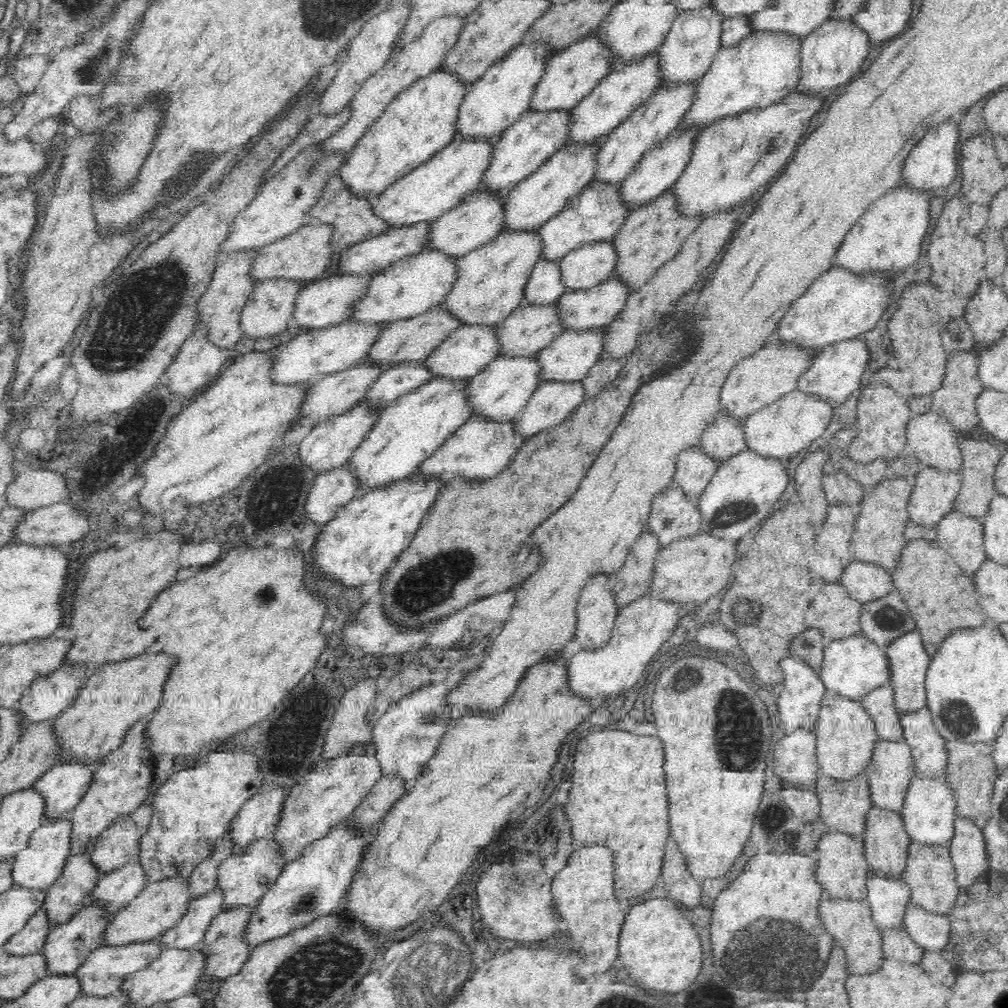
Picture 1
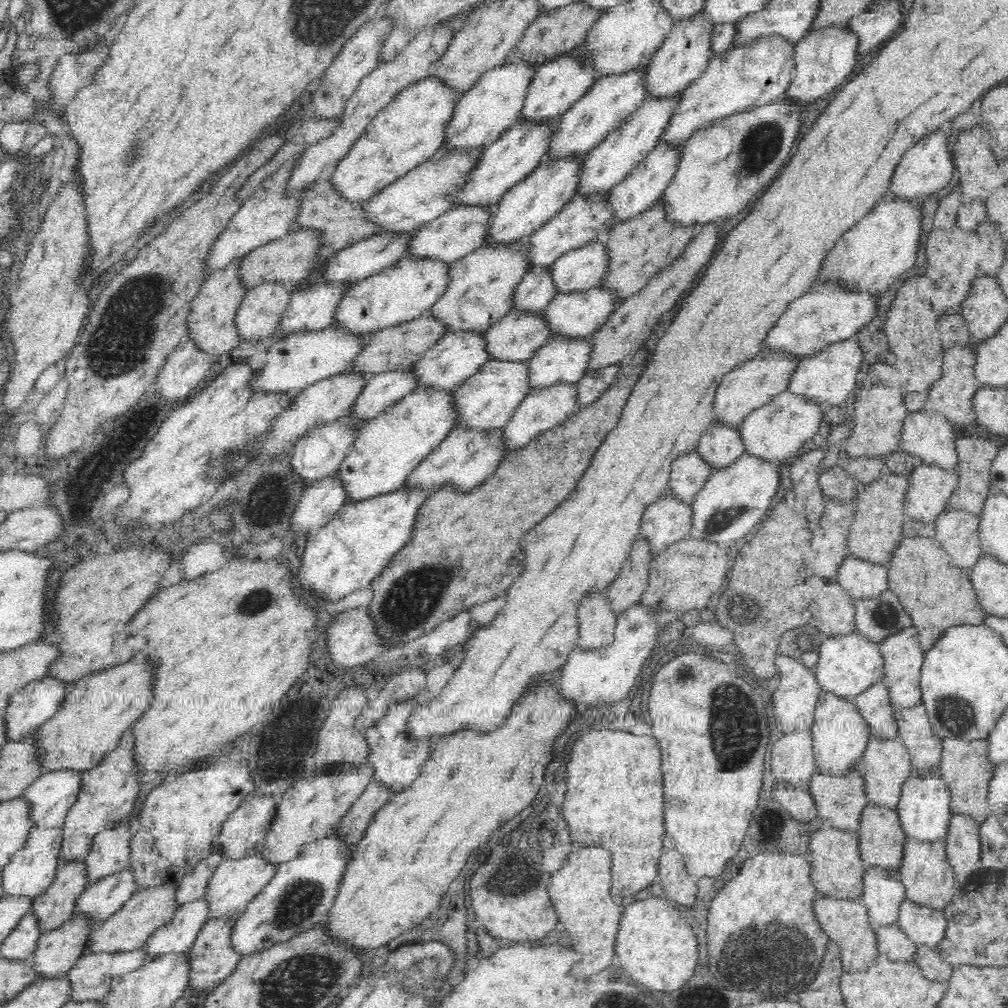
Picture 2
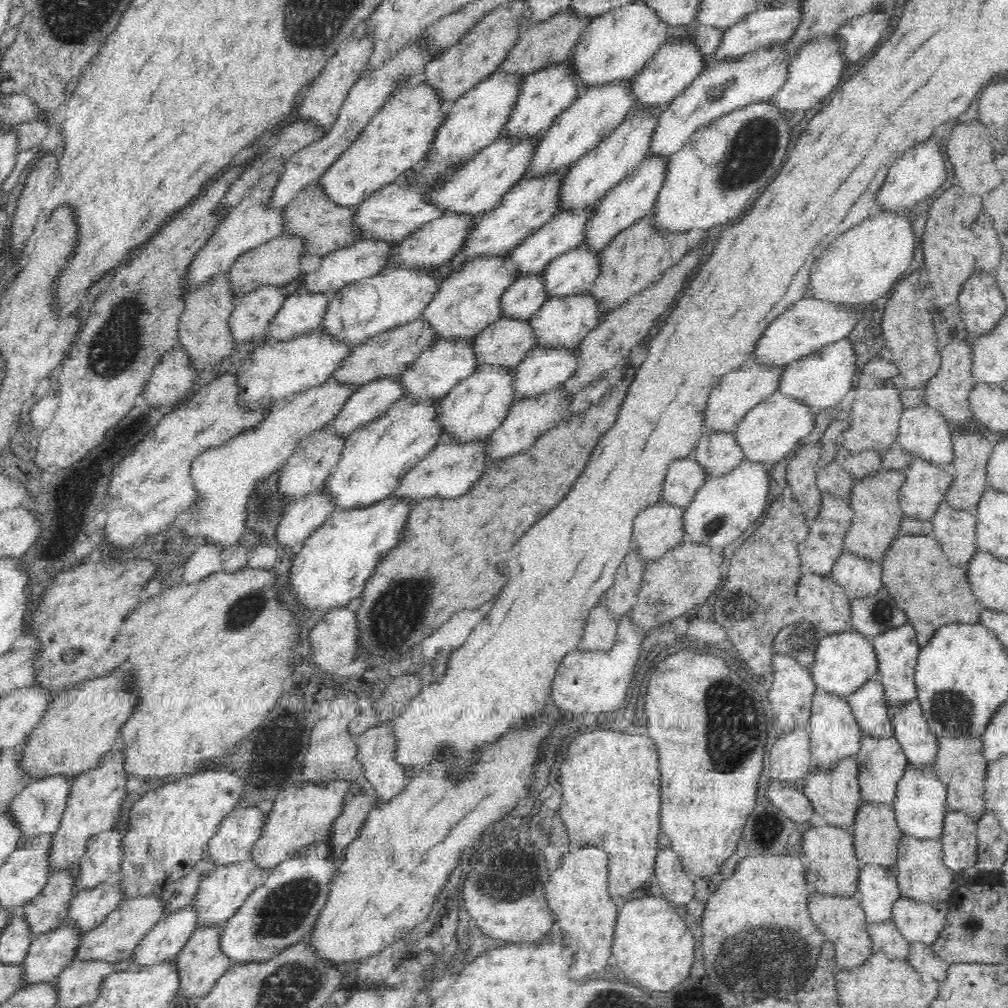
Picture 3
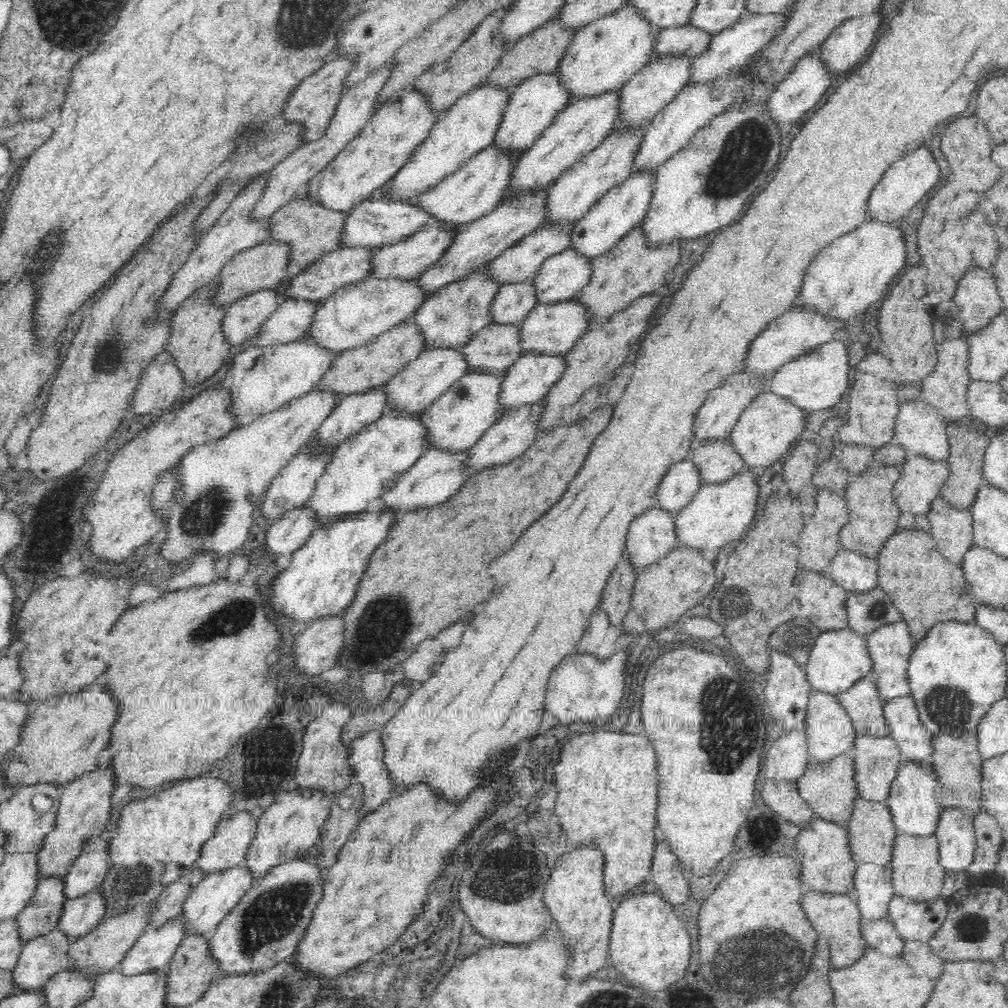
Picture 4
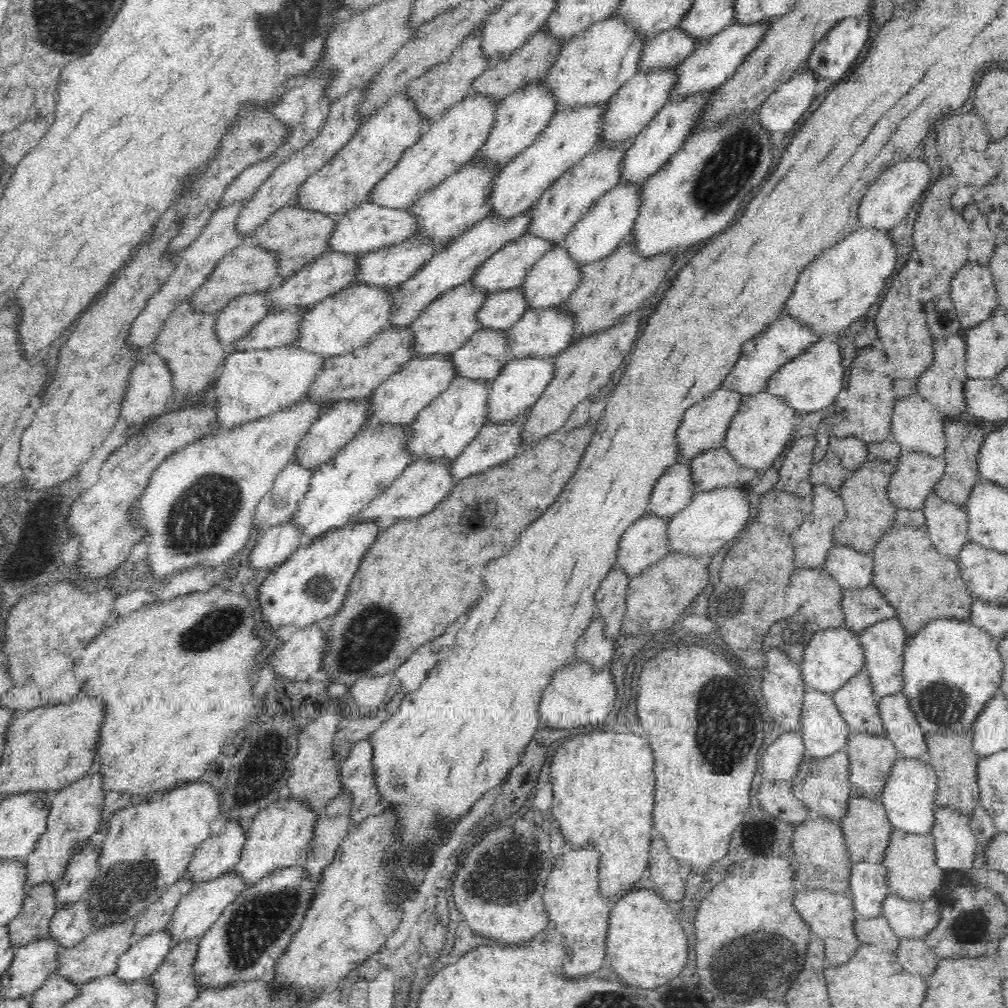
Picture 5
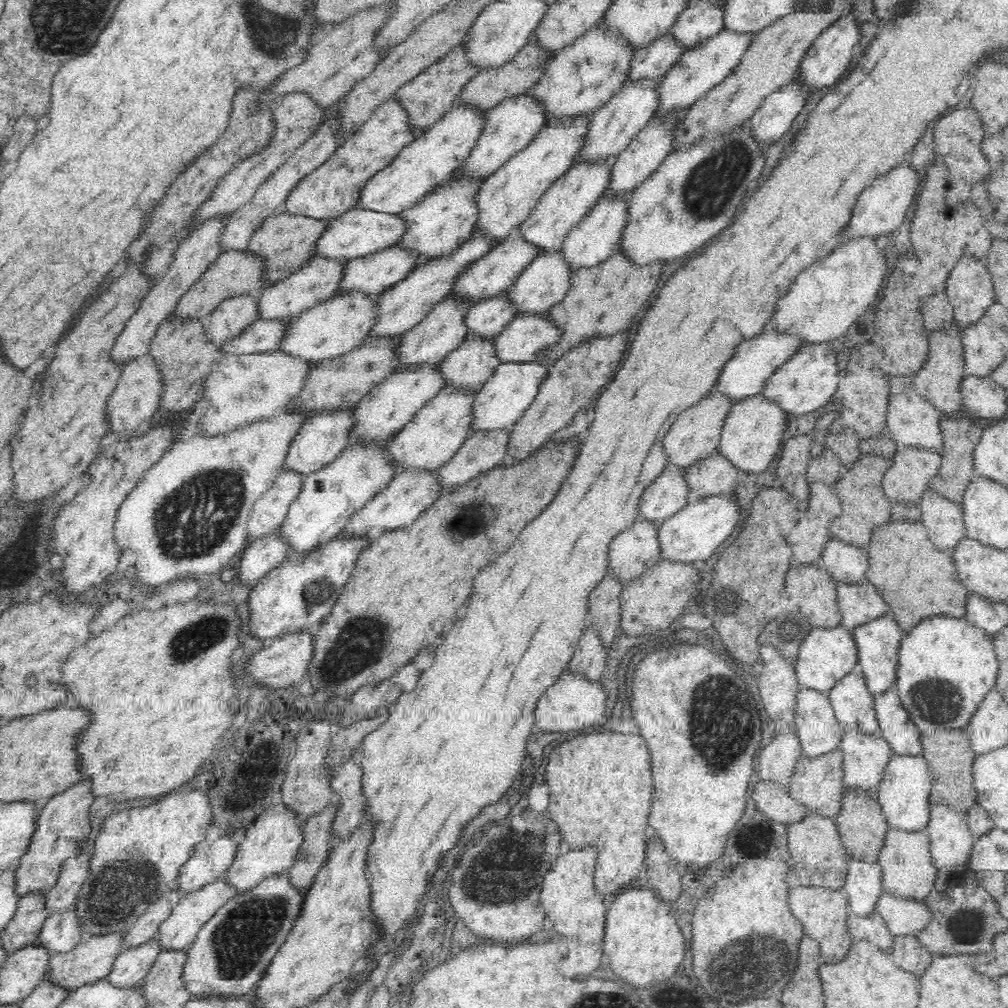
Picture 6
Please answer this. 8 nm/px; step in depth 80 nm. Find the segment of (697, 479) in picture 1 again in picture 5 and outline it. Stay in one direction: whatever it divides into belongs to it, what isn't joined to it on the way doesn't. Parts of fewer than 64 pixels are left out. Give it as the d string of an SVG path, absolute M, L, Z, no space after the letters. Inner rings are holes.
M680 462L669 466L652 487L645 514L668 519L691 501L695 486L689 477L688 463Z

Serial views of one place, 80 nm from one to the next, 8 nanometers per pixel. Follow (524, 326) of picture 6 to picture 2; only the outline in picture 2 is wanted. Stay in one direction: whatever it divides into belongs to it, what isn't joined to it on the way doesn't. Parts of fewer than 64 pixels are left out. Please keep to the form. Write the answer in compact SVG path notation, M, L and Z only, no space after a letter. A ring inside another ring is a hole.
M599 287L576 293L556 293L554 298L548 302L548 306L540 312L540 317L543 318L550 339L563 337L576 341L582 340L582 338L587 339L589 335L596 332L618 305L611 292L601 290Z

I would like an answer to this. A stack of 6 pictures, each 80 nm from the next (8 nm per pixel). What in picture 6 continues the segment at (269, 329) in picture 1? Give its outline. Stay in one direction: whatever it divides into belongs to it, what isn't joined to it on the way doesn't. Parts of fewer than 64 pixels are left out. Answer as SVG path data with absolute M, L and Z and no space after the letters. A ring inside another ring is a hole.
M250 294L236 295L224 300L203 319L207 340L220 346L258 320L257 312L256 299Z

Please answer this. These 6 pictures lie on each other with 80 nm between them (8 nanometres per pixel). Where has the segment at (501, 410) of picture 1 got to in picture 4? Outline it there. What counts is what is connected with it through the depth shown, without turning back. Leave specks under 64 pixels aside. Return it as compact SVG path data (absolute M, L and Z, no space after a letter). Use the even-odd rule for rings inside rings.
M468 373L421 411L418 417L425 430L425 450L435 449L449 454L460 454L472 448L484 431L498 420L497 394L500 381L500 376Z

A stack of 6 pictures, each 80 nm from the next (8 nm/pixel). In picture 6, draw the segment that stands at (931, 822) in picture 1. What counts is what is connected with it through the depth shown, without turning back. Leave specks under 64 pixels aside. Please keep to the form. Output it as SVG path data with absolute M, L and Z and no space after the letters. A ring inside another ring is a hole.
M922 754L916 756L896 755L888 759L879 789L873 794L880 804L887 824L902 831L924 831L929 819L931 782L927 760Z

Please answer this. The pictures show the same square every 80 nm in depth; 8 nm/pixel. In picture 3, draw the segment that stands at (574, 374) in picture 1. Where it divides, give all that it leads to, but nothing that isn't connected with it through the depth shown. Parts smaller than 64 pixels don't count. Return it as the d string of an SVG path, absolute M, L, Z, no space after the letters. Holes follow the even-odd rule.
M533 347L513 367L513 402L538 398L561 385L575 369L575 349Z

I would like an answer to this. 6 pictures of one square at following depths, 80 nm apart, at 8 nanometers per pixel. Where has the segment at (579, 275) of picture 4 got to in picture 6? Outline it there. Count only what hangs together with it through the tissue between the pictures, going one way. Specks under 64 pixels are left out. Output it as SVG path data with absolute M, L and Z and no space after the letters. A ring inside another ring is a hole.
M561 251L541 253L524 266L514 282L502 291L500 296L504 298L505 302L509 303L510 307L516 309L516 314L544 314L550 307L565 298L570 286L569 278L572 274L573 272L570 271L569 266L563 259Z

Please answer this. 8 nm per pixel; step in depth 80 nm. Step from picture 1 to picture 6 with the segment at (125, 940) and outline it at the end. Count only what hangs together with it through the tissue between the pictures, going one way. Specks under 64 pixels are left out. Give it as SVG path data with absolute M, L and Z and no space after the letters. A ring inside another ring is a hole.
M113 933L104 937L91 937L87 941L80 941L72 950L62 954L52 954L48 959L47 969L43 972L42 981L59 986L66 992L78 990L82 986L88 986L106 979L110 974L115 956L120 954L121 939L124 933Z

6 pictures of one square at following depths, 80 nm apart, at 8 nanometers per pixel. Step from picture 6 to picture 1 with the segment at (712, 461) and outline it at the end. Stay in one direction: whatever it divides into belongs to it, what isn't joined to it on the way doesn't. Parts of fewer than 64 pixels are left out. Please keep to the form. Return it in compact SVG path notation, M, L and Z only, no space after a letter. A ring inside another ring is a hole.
M718 412L703 430L698 446L712 460L721 464L747 449L742 422Z

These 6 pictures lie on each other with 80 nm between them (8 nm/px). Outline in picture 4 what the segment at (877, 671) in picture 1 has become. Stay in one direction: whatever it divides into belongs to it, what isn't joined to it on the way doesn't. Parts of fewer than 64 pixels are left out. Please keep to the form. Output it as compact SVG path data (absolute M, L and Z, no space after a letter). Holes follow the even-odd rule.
M847 627L821 632L810 648L806 666L802 668L812 690L835 695L851 687L862 676L871 675L871 664L864 635Z

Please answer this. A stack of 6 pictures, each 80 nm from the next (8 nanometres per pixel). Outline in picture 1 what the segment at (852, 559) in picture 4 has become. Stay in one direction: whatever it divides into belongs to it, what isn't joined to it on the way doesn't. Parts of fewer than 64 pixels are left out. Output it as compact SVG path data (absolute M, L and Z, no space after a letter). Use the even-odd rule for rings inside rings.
M855 558L844 568L840 582L842 582L842 586L846 588L850 597L855 598L860 603L882 598L885 594L894 590L890 571L874 563L858 562Z

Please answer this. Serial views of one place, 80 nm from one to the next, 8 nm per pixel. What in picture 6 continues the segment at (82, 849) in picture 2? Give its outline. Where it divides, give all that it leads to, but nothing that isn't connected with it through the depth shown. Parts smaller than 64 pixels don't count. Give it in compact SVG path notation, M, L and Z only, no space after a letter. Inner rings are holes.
M82 780L38 808L35 829L29 838L27 849L13 869L14 892L18 897L32 892L47 893L56 882L61 862L78 854L82 841L91 832L90 806L94 802L94 796L90 792L90 782Z

